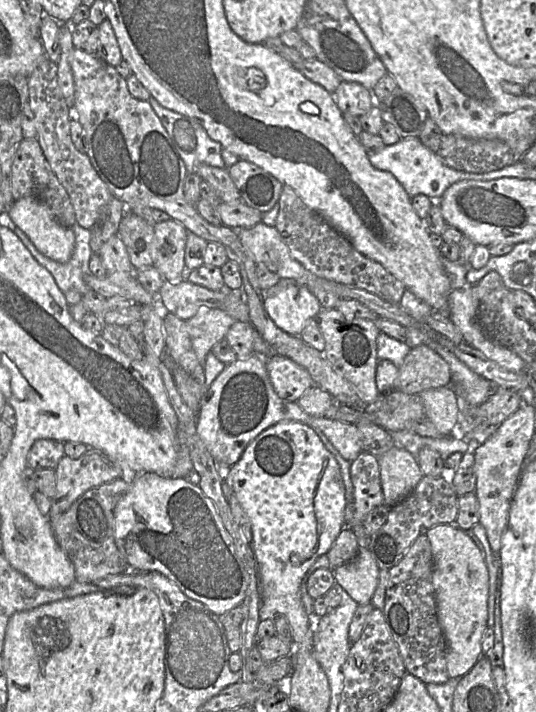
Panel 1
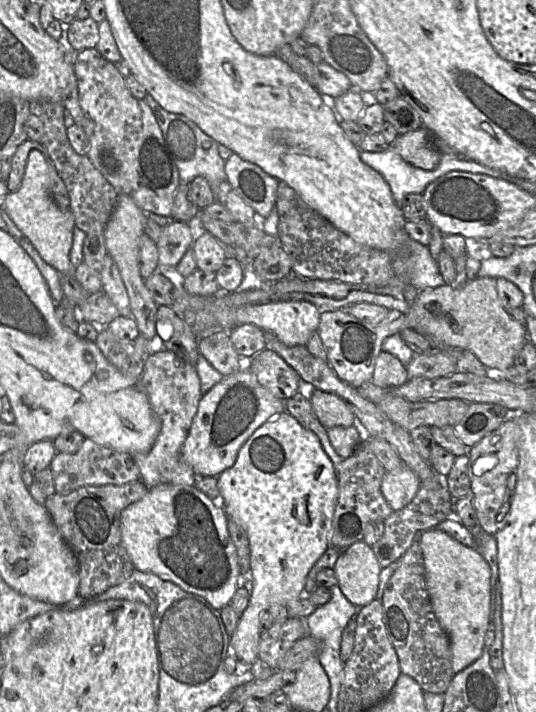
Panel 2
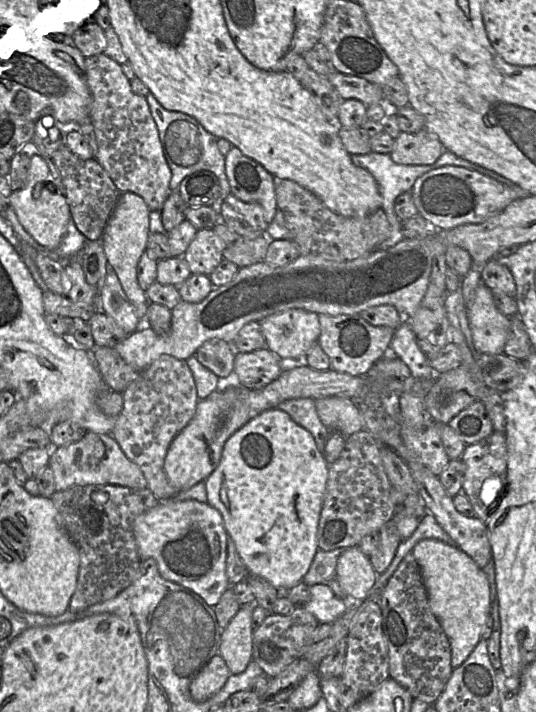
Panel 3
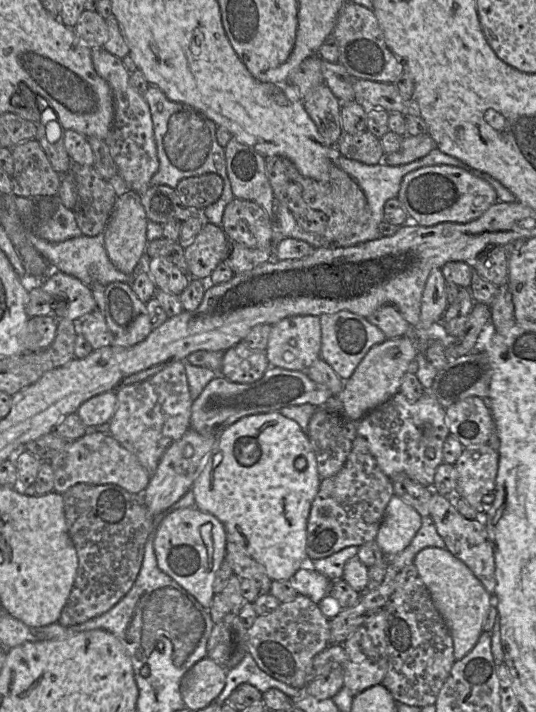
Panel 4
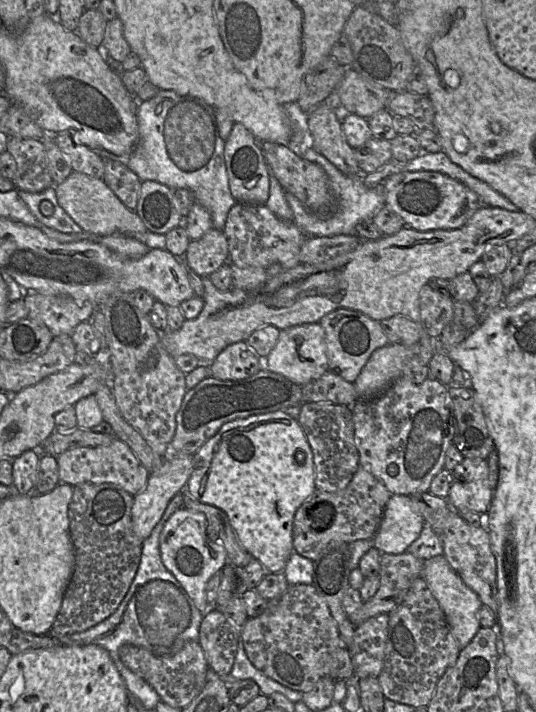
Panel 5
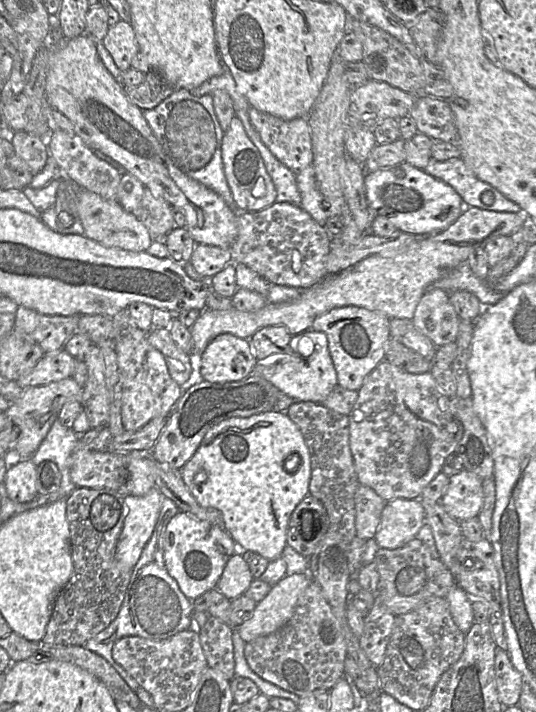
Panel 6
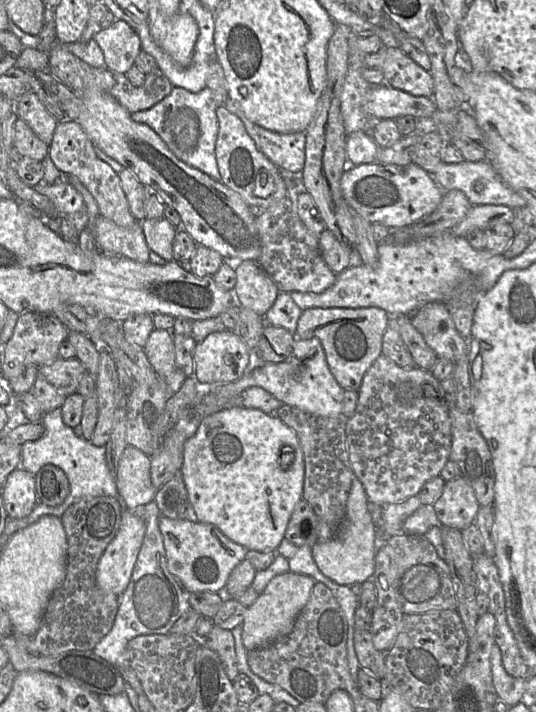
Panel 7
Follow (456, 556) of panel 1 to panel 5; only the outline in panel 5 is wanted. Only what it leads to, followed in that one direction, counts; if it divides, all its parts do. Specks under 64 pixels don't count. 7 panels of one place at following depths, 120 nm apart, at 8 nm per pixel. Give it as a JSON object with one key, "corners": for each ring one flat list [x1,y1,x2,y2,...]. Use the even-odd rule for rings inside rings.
{"corners":[[443,555,435,556,424,561,422,578,426,581,433,596,444,612,458,646,460,649,466,647,481,627,478,612,482,603,479,597,465,585,458,574,450,567]]}

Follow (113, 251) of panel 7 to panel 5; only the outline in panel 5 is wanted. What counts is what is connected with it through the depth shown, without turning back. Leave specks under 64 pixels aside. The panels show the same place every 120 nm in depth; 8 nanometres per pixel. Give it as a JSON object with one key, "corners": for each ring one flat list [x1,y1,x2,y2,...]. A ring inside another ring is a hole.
{"corners":[[72,171,62,183,55,185,55,190,59,205,84,232,98,237,122,234,145,243,147,229,140,217,117,198,103,179]]}

